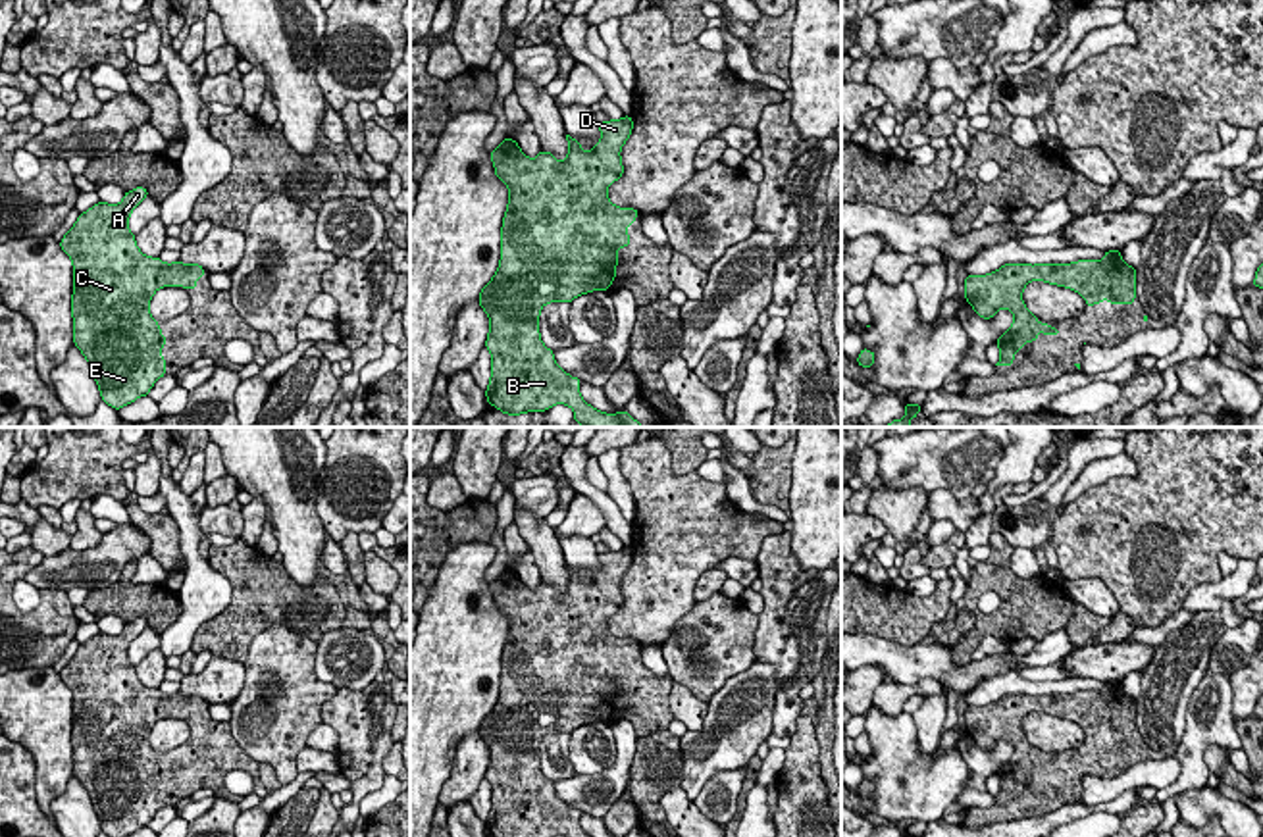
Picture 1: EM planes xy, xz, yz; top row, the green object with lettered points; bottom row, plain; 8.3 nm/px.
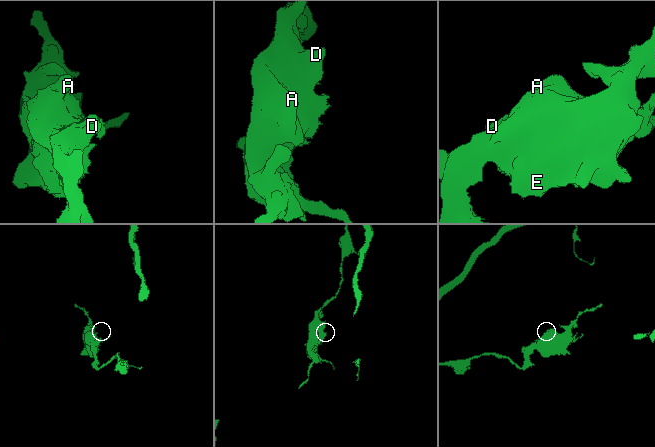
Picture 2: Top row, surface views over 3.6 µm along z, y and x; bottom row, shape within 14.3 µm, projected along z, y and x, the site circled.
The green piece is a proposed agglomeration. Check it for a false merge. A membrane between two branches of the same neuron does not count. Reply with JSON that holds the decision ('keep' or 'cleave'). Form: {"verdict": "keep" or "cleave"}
{"verdict": "keep"}

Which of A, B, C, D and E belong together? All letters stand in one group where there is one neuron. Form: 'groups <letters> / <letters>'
groups A B C D E

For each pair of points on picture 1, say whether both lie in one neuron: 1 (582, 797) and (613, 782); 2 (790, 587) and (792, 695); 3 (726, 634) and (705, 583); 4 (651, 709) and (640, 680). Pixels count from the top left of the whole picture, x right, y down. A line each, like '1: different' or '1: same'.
1: same
2: same
3: different
4: same

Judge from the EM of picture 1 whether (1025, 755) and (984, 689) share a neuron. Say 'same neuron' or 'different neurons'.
different neurons

